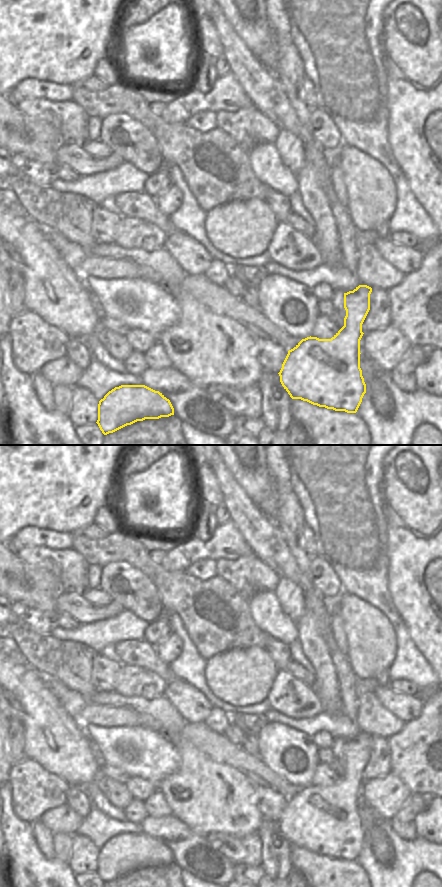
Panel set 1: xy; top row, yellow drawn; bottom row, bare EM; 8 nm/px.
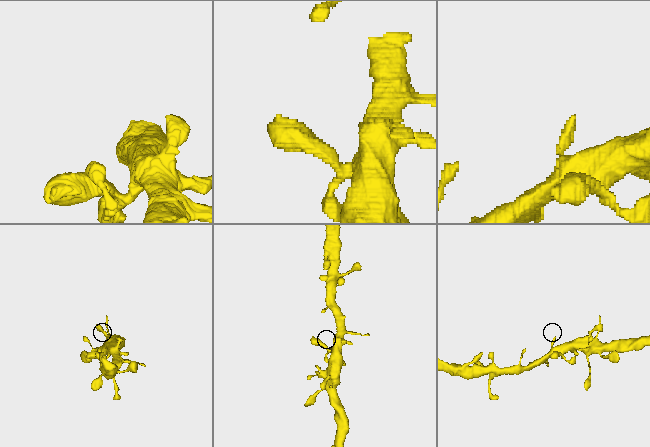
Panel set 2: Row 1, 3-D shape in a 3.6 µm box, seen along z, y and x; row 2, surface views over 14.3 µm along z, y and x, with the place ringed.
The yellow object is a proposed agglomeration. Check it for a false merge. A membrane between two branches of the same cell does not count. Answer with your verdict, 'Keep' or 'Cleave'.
Keep

